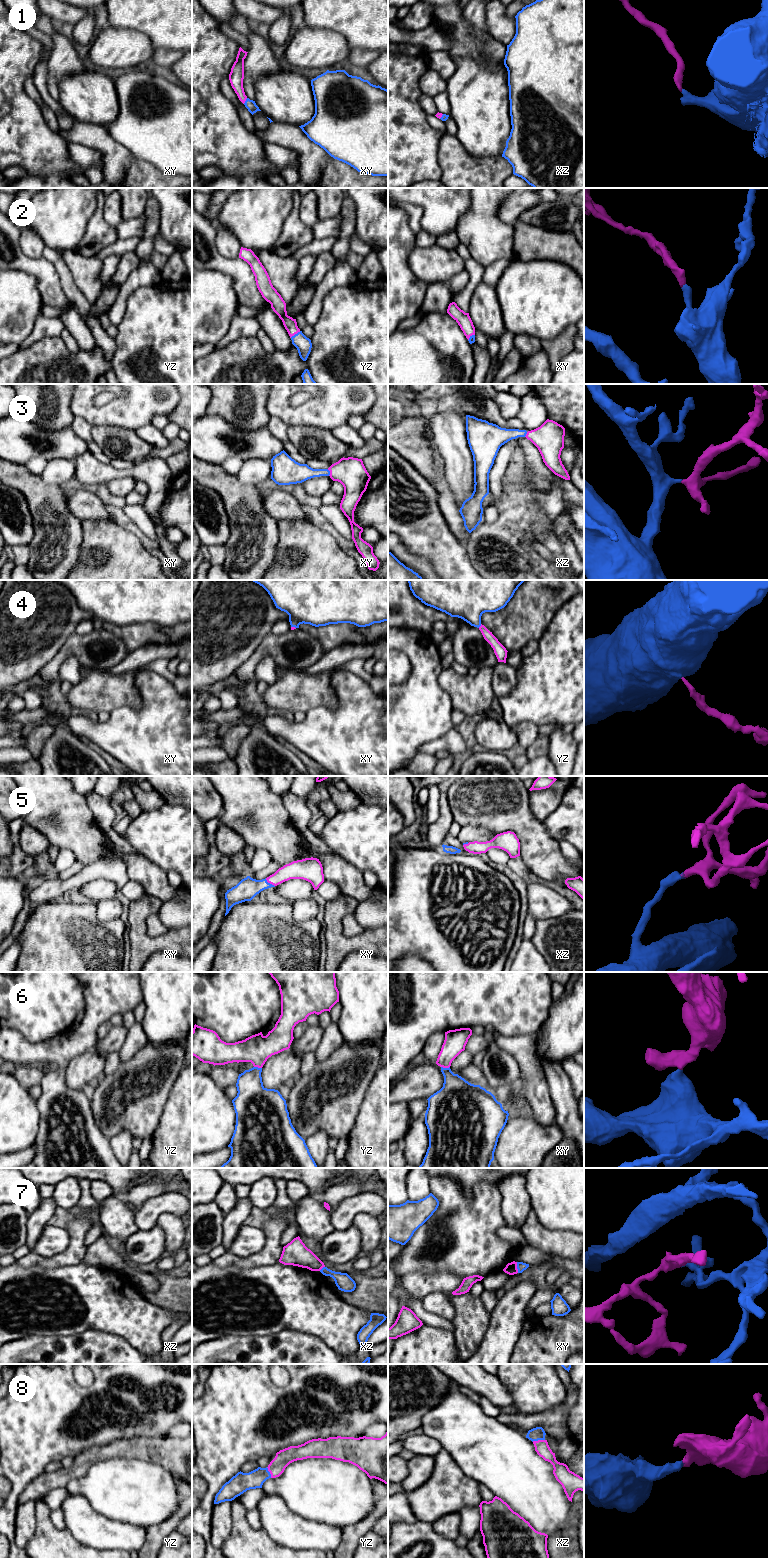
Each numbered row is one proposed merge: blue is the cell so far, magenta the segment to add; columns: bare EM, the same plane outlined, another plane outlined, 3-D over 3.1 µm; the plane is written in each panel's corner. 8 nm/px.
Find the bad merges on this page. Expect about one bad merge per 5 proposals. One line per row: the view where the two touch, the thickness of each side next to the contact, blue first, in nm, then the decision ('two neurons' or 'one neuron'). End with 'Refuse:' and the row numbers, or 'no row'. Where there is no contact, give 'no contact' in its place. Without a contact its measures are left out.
1: xy | 80/120 nm | one neuron
2: yz | 130/110 nm | one neuron
3: xy | 160/240 nm | one neuron
4: yz | 360/90 nm | one neuron
5: xy | 170/140 nm | one neuron
6: xy | 280/180 nm | one neuron
7: xy | 70/100 nm | one neuron
8: xz | 110/120 nm | one neuron
Refuse: no row

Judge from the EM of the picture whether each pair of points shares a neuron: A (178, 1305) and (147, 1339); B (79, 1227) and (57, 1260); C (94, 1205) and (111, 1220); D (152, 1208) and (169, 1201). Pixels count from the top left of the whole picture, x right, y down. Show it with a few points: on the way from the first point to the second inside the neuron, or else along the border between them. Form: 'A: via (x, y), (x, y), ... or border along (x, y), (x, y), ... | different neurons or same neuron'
A: border along (150, 1302), (175, 1312) | different neurons
B: via (77, 1236), (77, 1244), (66, 1255) | same neuron
C: border along (101, 1203), (101, 1208), (97, 1213) | different neurons
D: via (156, 1206), (165, 1203) | same neuron

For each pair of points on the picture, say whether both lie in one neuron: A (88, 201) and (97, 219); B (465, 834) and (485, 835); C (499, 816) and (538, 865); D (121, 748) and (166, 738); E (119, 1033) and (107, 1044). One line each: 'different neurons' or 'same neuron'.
A: different neurons
B: same neuron
C: same neuron
D: same neuron
E: same neuron

